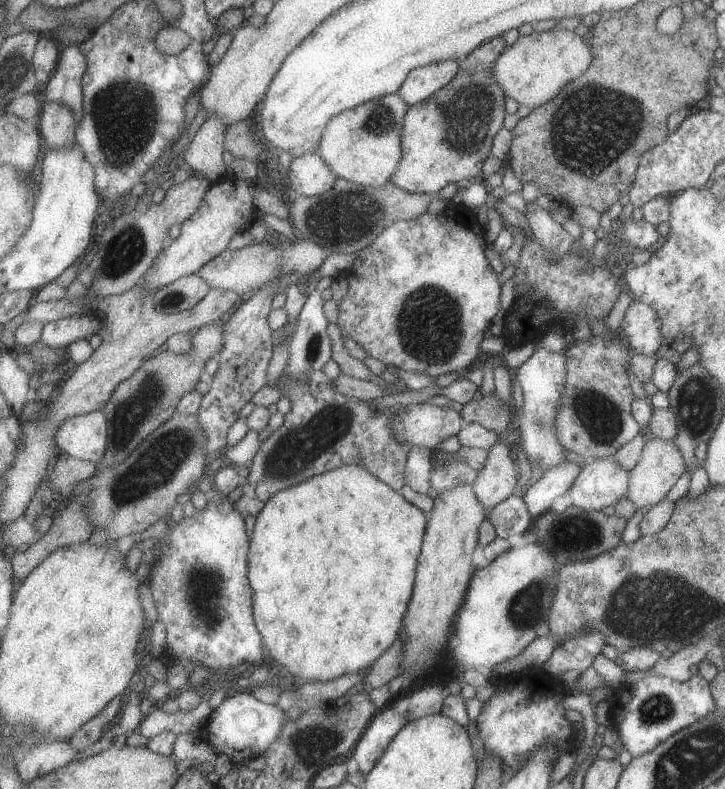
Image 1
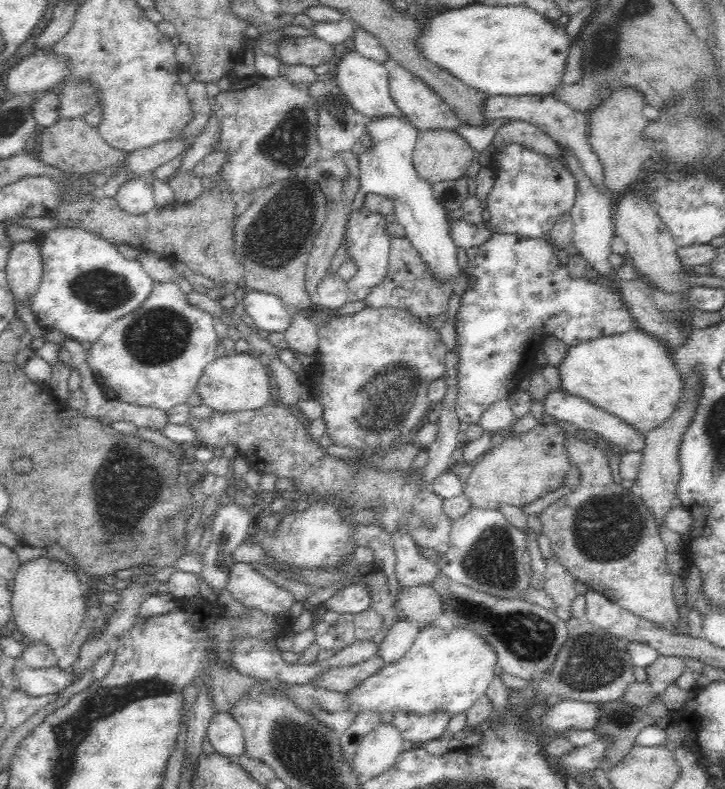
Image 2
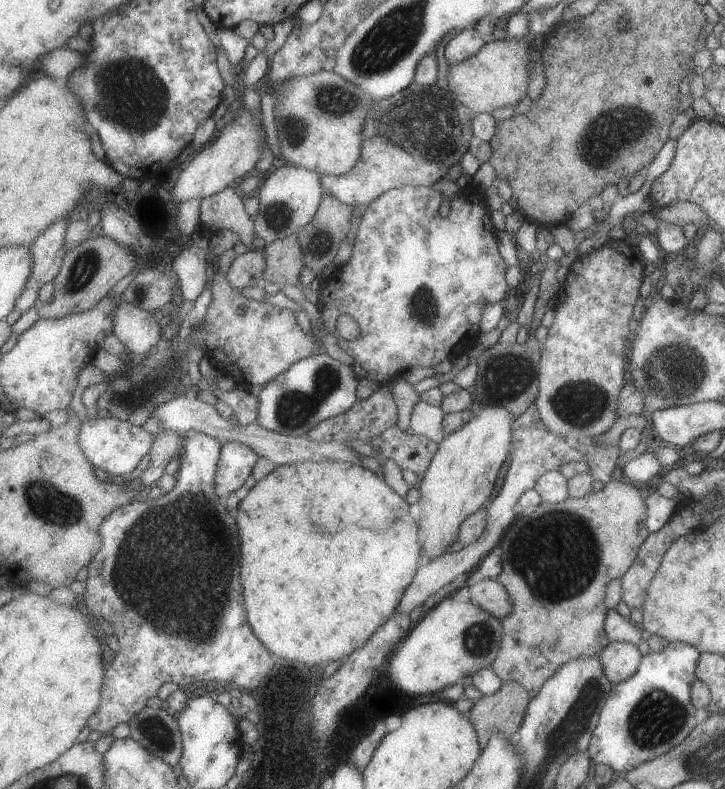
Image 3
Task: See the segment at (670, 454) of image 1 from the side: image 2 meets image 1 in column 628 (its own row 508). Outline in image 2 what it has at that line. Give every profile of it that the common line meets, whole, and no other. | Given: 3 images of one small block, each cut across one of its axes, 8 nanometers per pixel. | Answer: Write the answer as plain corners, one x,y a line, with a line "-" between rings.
537,424
521,437
509,435
490,448
472,464
472,471
463,483
462,494
470,499
470,508
498,509
503,505
524,506
561,488
564,473
570,470
570,459
564,442
571,429
562,425

